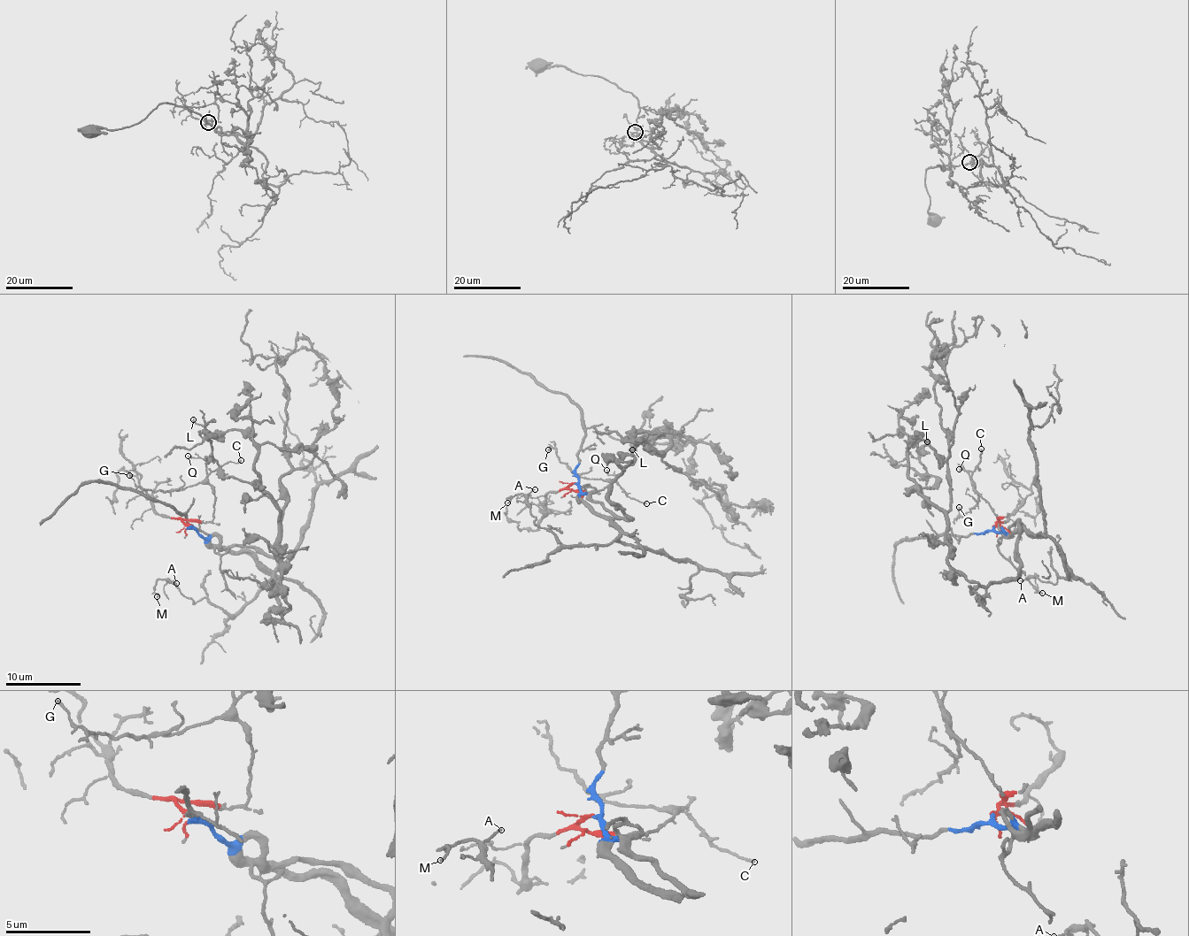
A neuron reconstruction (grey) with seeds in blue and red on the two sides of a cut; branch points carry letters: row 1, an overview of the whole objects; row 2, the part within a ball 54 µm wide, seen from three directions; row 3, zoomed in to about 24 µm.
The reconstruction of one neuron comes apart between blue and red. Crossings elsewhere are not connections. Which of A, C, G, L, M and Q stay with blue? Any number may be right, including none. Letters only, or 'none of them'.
A, L, M

